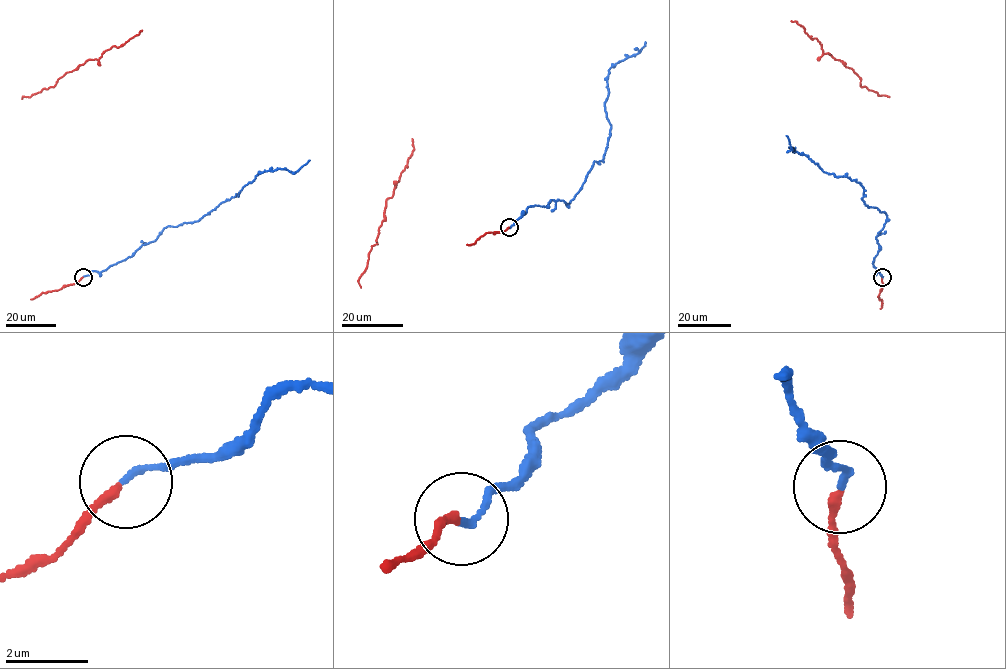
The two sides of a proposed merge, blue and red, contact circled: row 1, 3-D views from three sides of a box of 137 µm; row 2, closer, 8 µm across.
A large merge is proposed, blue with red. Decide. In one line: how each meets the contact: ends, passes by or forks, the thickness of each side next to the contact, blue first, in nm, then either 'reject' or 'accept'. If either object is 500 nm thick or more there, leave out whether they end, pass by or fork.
blue ends | red ends | 160/200 nm | accept

